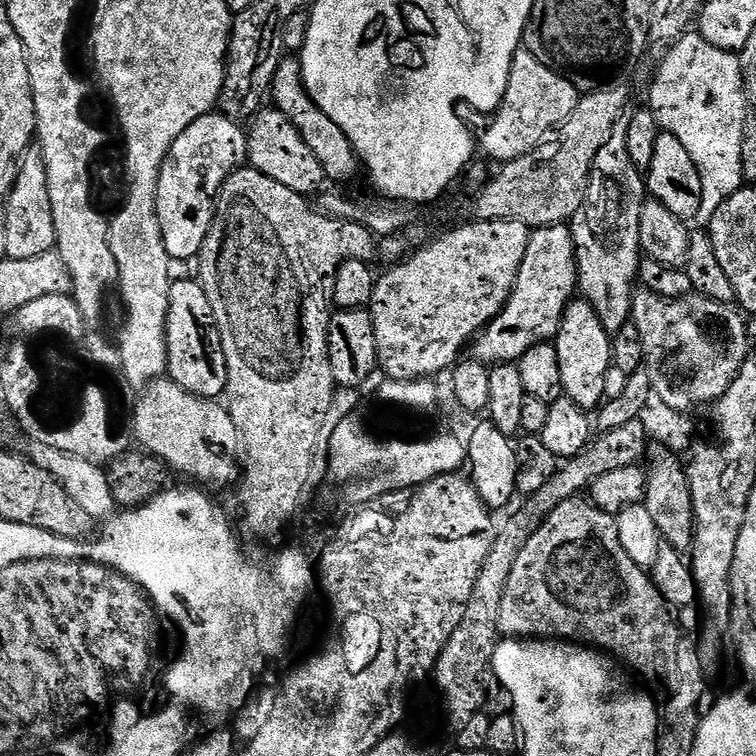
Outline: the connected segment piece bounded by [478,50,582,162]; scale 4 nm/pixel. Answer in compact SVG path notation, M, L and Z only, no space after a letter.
M526 50L516 52L514 62L510 66L510 82L506 86L506 94L502 98L499 108L491 113L489 120L492 121L489 122L484 137L479 137L479 147L489 156L489 158L487 157L489 161L507 162L522 158L523 155L533 152L537 147L543 145L549 135L555 132L566 118L570 118L570 114L574 114L581 95L582 93L568 79L560 76L554 70L550 70L542 62L538 62L538 58L534 58L534 54L530 54Z

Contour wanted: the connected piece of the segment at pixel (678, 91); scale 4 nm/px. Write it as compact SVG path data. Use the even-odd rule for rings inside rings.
M696 30L681 36L661 60L664 61L656 72L656 85L652 88L656 97L650 108L656 113L661 129L676 135L682 146L686 146L686 154L694 158L694 166L698 166L698 178L702 178L699 219L707 222L716 213L718 206L722 206L722 202L726 202L726 198L733 196L745 183L742 142L744 125L748 123L748 103L744 93L744 72L740 68L737 53L710 46L710 42L706 42L706 38L702 38Z

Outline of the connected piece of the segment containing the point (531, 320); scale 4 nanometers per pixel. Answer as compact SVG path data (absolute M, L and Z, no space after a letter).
M562 223L535 229L529 235L526 258L522 258L522 266L506 306L475 337L471 355L484 366L519 362L526 350L555 337L564 320L564 311L577 292L576 247L571 227Z

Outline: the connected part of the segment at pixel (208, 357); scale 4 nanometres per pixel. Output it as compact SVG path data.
M199 279L172 280L168 295L168 317L166 318L166 346L168 347L167 375L192 395L216 400L223 397L228 384L226 354L222 350L222 338L216 325L214 312L202 290Z

